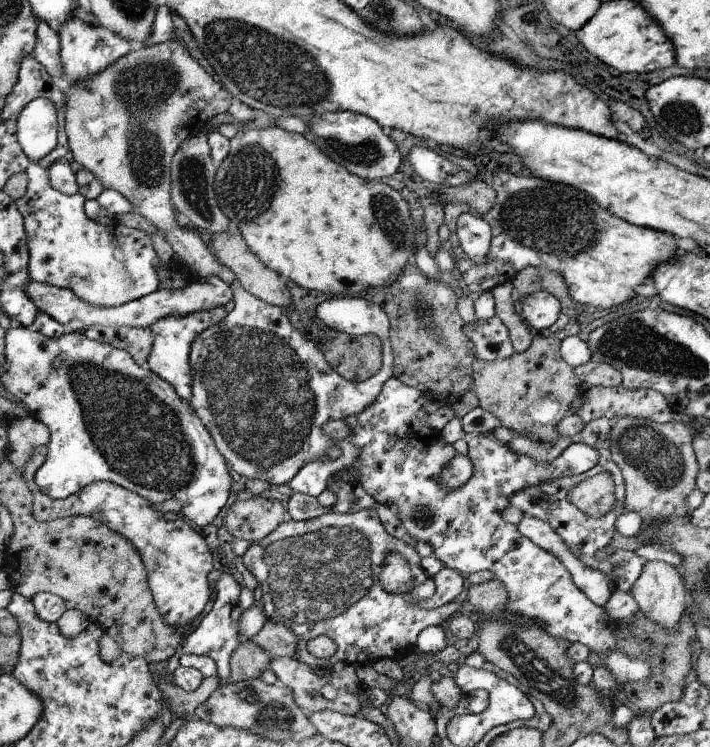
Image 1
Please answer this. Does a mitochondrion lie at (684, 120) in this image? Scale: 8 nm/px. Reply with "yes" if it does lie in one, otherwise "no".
yes

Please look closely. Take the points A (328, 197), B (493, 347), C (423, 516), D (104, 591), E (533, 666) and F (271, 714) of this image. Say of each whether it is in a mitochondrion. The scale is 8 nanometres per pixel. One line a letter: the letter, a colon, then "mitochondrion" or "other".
A: other
B: other
C: mitochondrion
D: other
E: mitochondrion
F: mitochondrion

